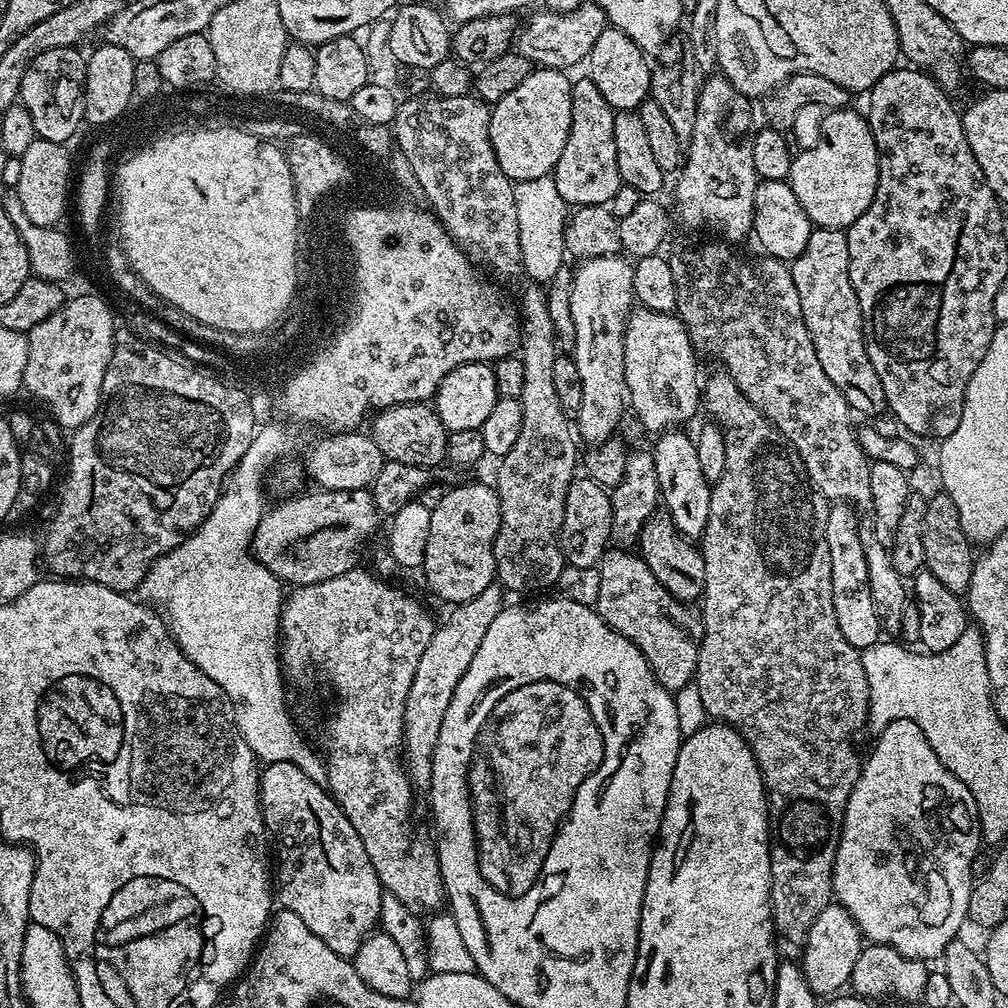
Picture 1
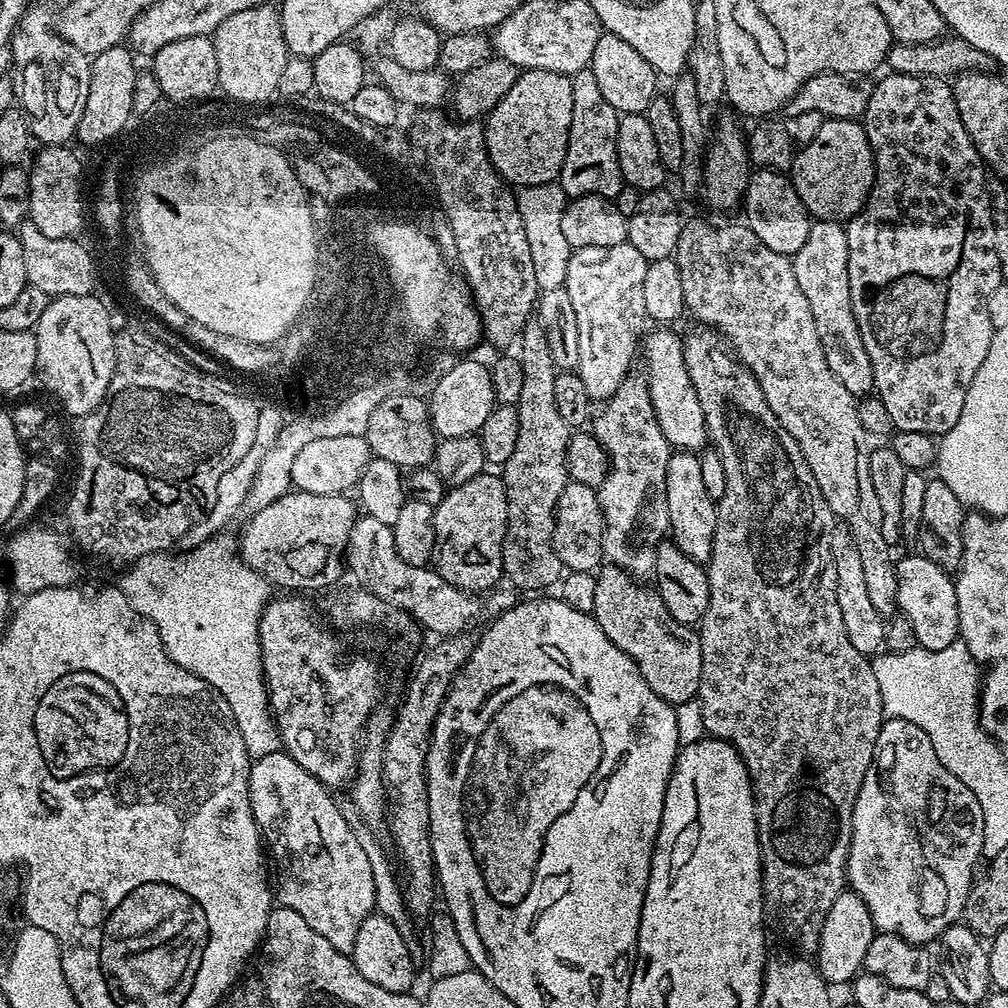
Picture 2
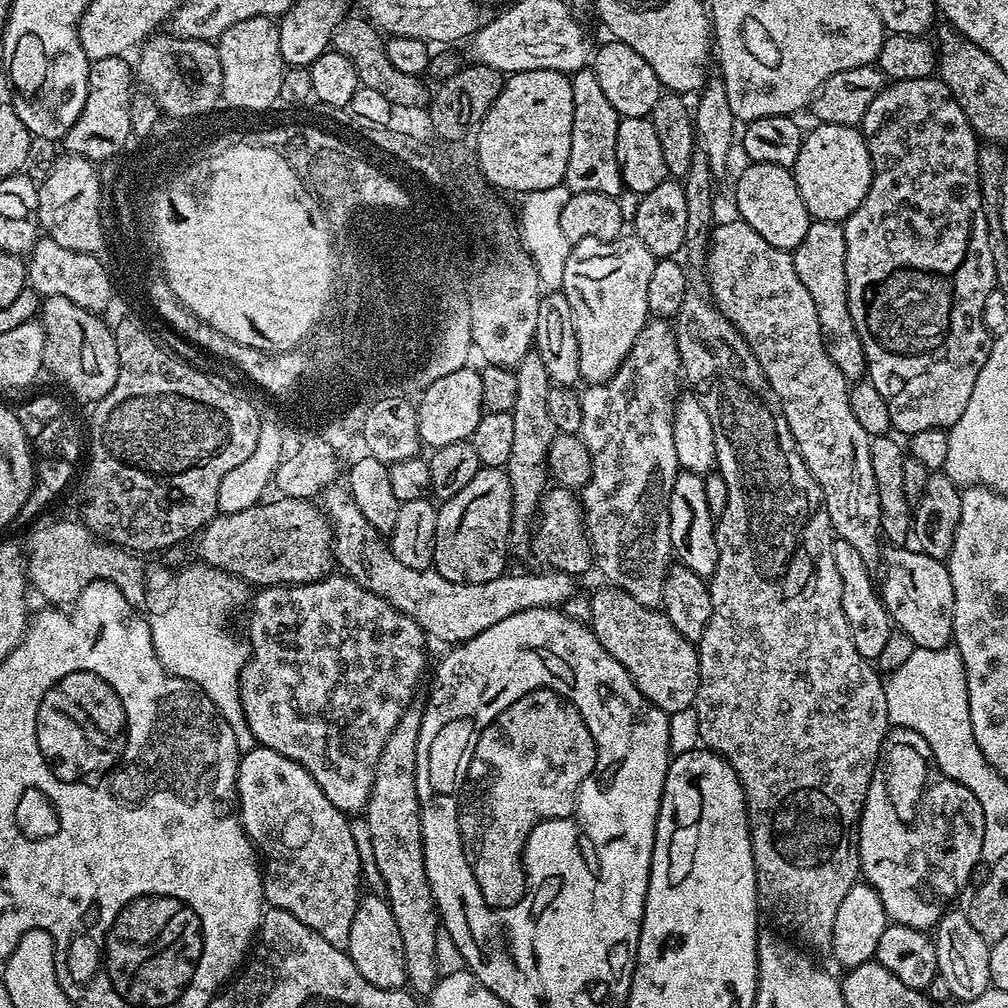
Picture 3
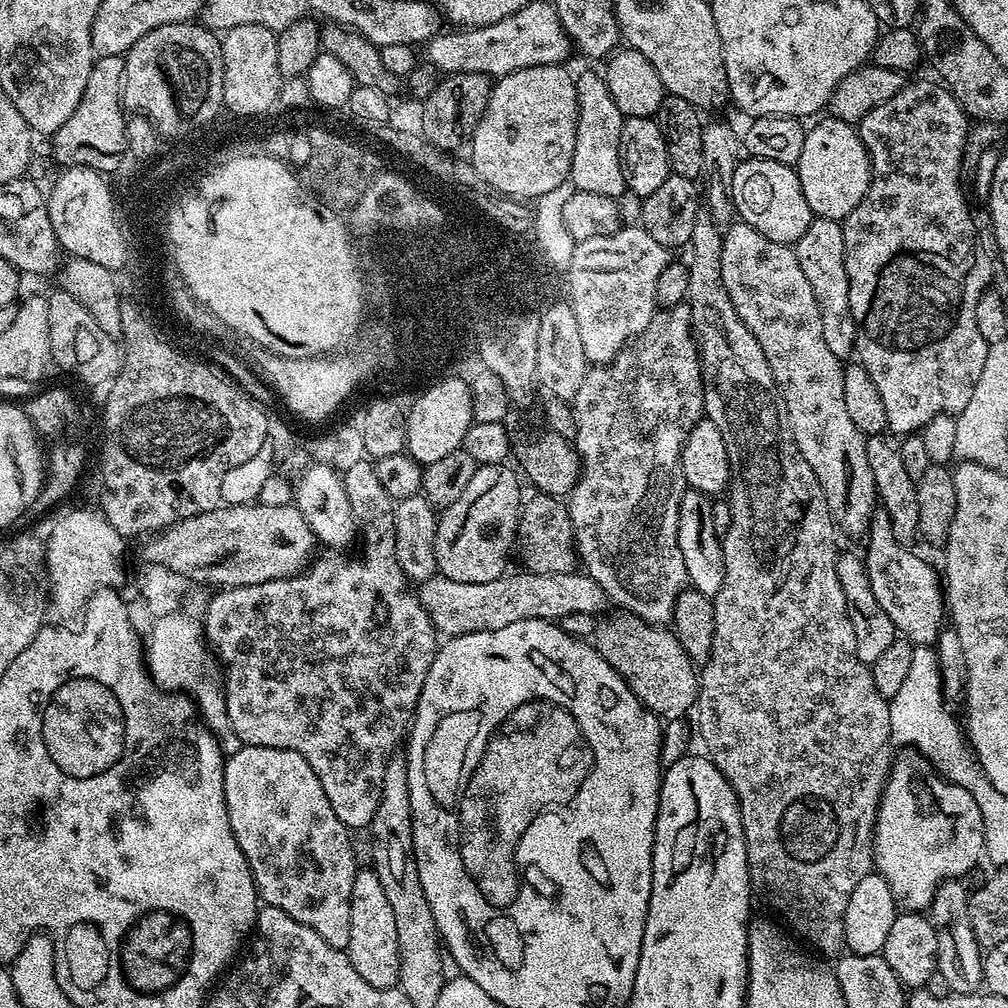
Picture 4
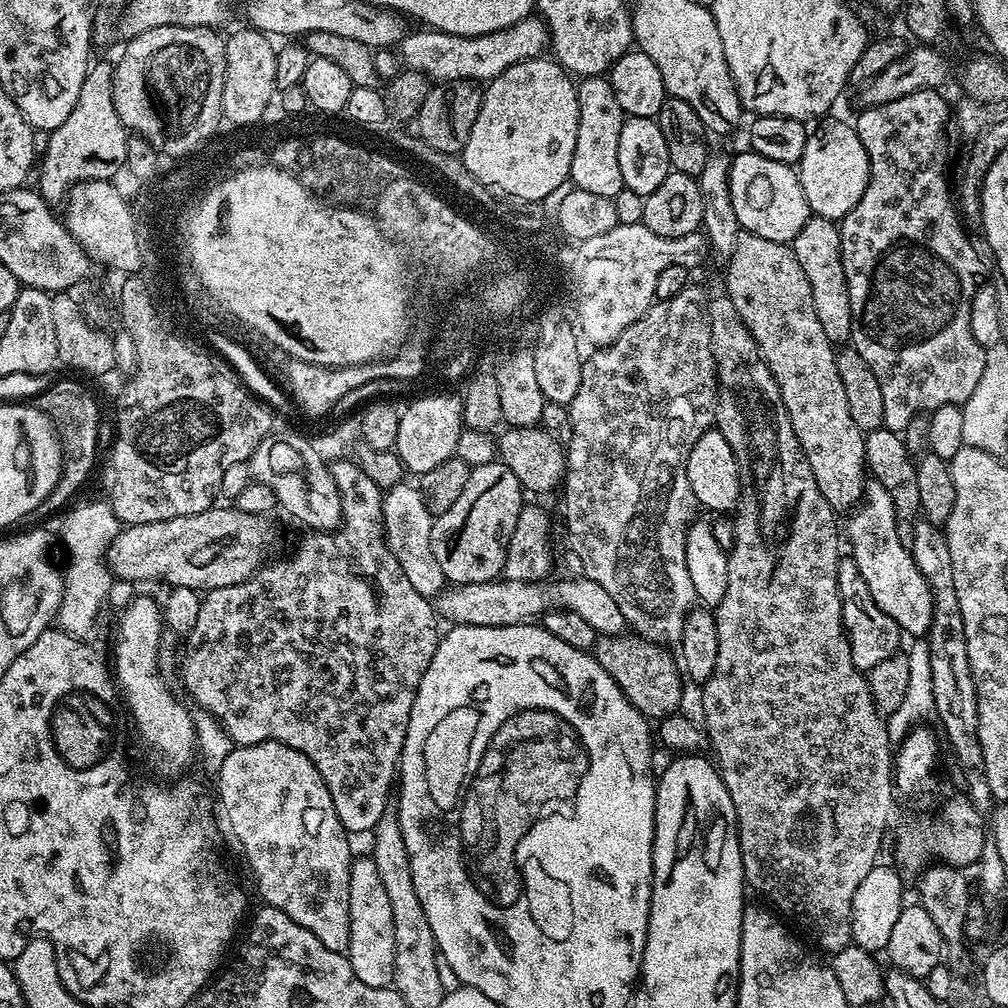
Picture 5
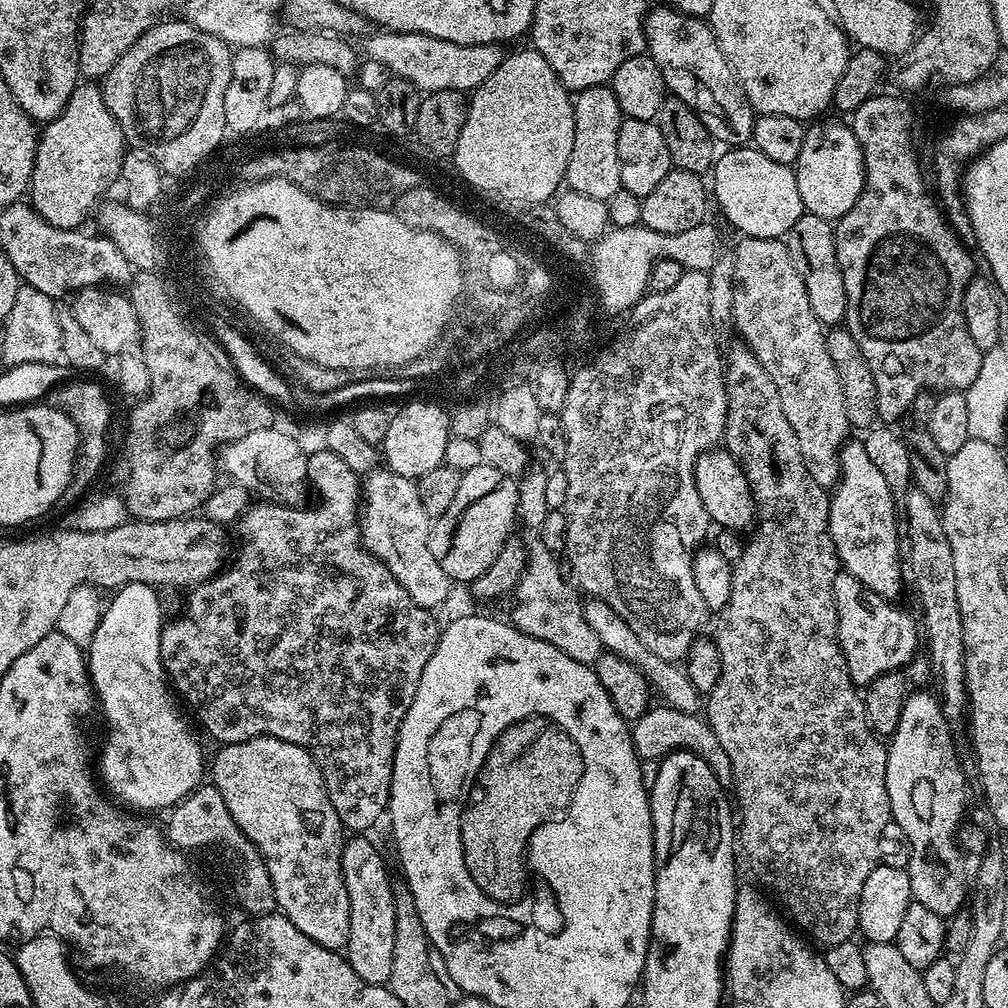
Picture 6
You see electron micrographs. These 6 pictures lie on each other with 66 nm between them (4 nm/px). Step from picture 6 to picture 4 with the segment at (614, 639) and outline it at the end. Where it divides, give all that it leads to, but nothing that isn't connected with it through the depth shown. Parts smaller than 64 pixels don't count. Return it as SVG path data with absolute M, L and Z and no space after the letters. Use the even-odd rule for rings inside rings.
M519 570L511 576L505 574L494 582L454 582L450 578L439 574L431 576L428 580L421 580L418 584L418 595L426 614L430 614L432 624L437 633L445 637L461 636L471 632L485 632L486 630L502 630L502 626L511 626L514 622L523 620L551 620L553 622L563 621L570 614L590 614L596 616L603 613L604 607L609 607L608 595L583 571L573 570L562 574L534 574L527 570Z

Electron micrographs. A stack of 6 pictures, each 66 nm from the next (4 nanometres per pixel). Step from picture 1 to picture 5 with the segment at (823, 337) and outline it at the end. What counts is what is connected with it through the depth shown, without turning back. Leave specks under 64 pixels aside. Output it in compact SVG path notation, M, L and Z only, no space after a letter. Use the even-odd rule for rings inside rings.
M815 214L809 215L806 226L798 230L790 245L794 258L802 266L802 274L806 274L806 282L810 282L810 298L814 302L814 314L818 314L818 322L826 338L834 346L844 346L852 339L852 315L850 314L850 290L846 286L846 270L842 266L842 238L837 221L827 220Z

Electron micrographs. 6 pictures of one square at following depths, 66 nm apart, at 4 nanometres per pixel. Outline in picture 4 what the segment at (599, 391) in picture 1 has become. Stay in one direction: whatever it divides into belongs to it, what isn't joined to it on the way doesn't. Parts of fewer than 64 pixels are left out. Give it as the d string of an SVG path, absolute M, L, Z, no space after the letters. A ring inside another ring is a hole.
M622 226L609 236L590 238L577 243L574 258L570 262L572 294L576 302L573 312L578 320L579 336L582 338L589 365L609 364L628 341L646 330L646 326L650 326L650 318L658 311L658 274L662 274L662 270L666 270L669 263L669 249L654 242L654 238L650 238L650 234L642 226Z

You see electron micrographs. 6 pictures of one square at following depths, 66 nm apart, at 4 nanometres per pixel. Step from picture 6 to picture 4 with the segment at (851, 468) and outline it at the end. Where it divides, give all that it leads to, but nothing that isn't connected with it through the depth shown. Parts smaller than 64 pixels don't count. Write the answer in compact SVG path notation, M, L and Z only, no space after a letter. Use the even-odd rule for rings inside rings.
M877 511L867 530L868 549L862 552L862 559L868 577L870 590L878 598L878 606L886 610L890 622L894 622L897 633L903 639L911 640L916 646L935 645L939 634L946 627L946 592L941 577L911 547L900 544L890 528L890 518L884 511Z

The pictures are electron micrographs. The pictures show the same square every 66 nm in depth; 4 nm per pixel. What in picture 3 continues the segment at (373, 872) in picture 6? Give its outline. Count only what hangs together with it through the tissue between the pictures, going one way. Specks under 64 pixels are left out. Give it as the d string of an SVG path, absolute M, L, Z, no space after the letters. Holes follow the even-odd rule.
M361 895L358 910L354 910L354 923L350 925L346 951L354 966L358 966L358 974L362 974L370 986L403 989L407 985L406 950L402 950L402 934L398 934L398 922L394 922L394 914L383 895Z

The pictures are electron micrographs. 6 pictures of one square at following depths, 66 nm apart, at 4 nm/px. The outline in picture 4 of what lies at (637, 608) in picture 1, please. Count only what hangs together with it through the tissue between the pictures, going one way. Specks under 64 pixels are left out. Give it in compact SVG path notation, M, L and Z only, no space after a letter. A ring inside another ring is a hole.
M617 611L617 616L605 615L597 623L594 633L594 646L610 666L616 668L616 673L630 686L644 707L659 716L661 721L684 720L693 711L696 703L696 689L698 687L698 668L692 659L682 650L682 642L678 642L676 633L671 627L651 624L642 618L638 618L632 612Z

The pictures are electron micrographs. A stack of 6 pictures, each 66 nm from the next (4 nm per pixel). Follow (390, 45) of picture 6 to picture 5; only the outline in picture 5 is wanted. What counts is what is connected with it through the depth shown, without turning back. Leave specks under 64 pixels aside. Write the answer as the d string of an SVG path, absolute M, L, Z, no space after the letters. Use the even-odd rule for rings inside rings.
M536 14L527 16L522 22L514 22L514 26L506 26L506 30L494 30L494 34L481 36L459 36L435 30L420 31L424 32L409 31L400 41L398 51L401 61L411 71L421 72L432 82L487 82L495 76L500 76L502 70L541 55L550 44L548 28L544 25L543 19Z

